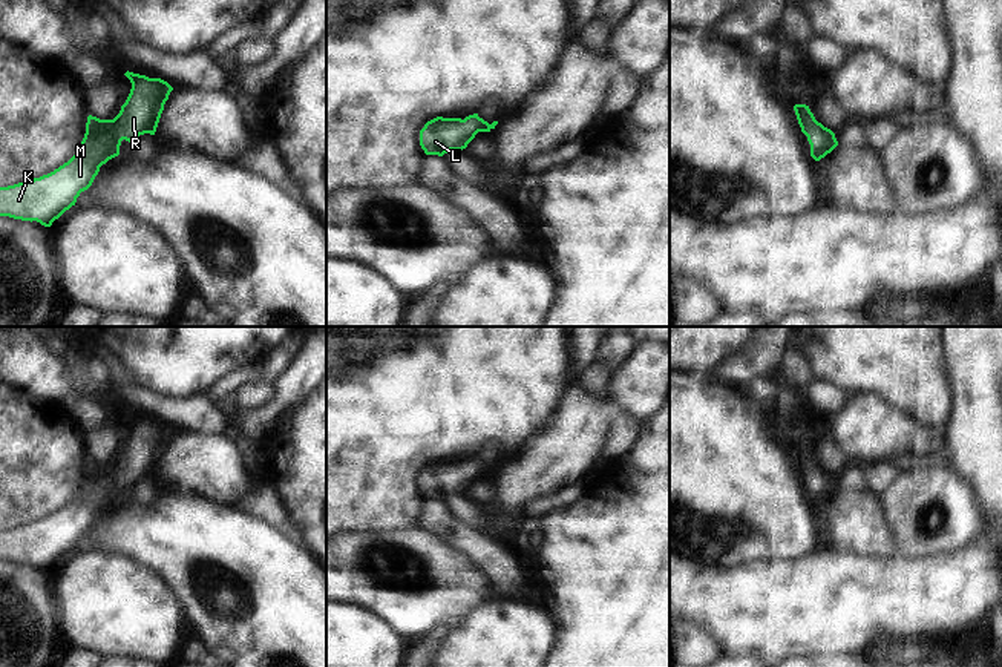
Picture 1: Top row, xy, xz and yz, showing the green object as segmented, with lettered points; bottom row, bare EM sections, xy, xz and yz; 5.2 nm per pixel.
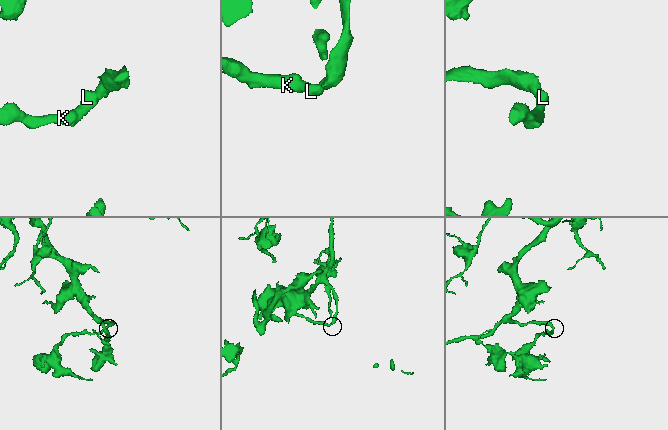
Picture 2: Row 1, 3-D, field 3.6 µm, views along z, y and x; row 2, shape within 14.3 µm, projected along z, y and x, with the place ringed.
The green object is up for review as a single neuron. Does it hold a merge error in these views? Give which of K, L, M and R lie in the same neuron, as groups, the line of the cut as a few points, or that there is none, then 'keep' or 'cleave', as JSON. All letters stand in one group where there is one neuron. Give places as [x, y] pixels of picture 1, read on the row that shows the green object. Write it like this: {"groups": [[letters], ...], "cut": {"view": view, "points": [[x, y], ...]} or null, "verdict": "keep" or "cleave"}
{"groups": [["K", "L", "M", "R"]], "cut": null, "verdict": "keep"}

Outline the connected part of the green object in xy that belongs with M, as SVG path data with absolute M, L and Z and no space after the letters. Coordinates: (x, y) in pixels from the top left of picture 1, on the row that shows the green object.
M129 71L124 75L132 89L120 113L113 120L89 115L78 152L54 172L0 187L0 216L51 227L92 186L100 167L120 155L123 140L133 143L139 135L155 135L173 87L161 78Z

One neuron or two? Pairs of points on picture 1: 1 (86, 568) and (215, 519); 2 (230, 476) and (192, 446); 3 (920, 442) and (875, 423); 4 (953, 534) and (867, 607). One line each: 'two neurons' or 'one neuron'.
1: two neurons
2: one neuron
3: one neuron
4: two neurons

